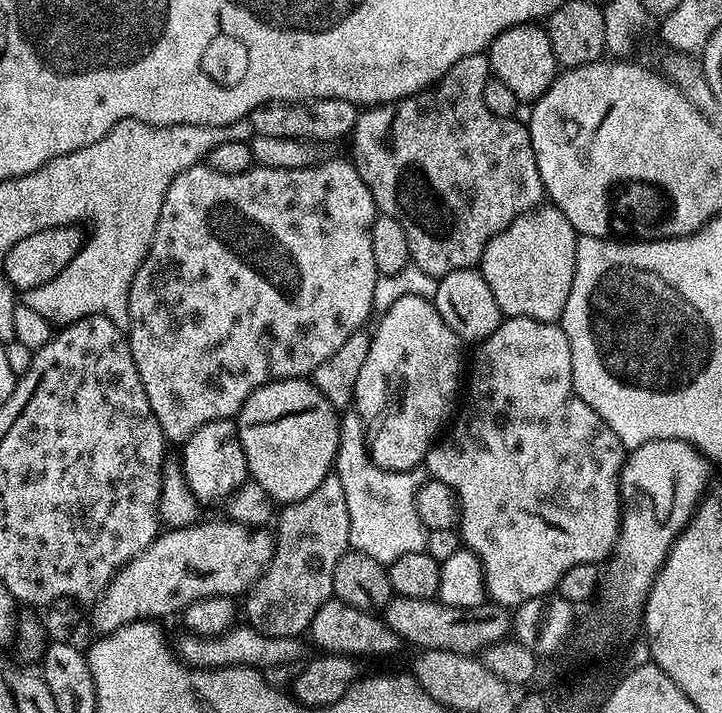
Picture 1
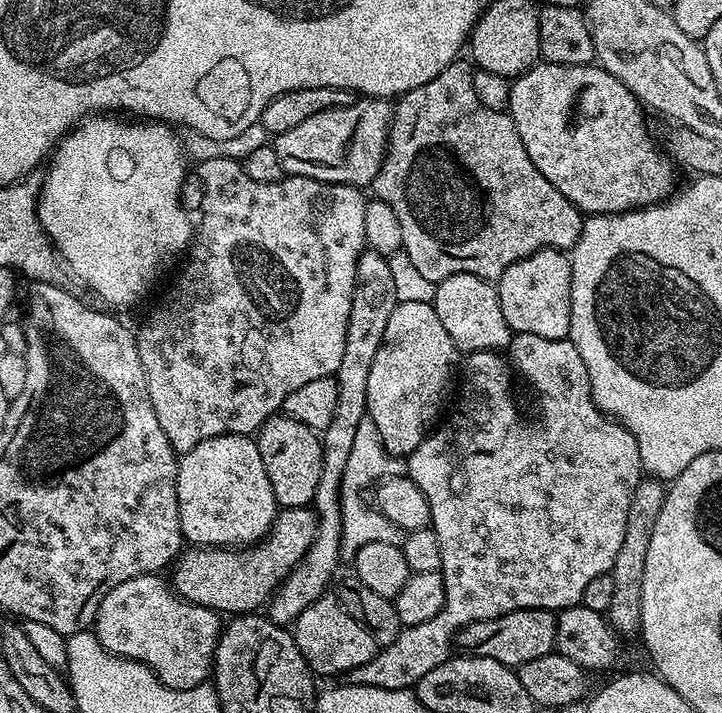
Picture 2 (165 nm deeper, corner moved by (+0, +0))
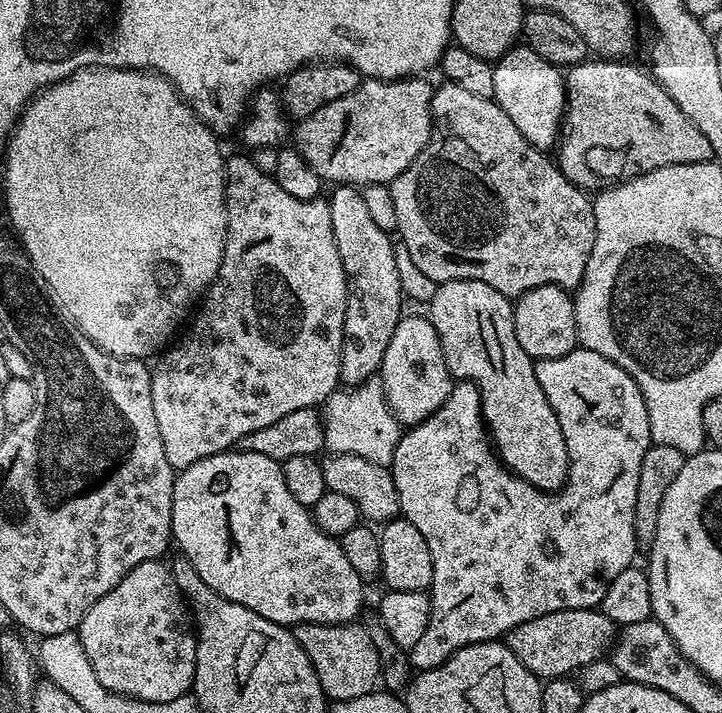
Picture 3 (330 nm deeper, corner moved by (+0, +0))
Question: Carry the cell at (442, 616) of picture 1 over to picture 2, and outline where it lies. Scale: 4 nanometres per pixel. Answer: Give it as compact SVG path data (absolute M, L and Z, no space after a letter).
M519 608L510 614L498 618L488 618L482 622L470 622L470 626L461 628L458 644L470 656L494 658L515 670L521 664L534 662L534 658L549 656L556 646L557 613L547 608Z

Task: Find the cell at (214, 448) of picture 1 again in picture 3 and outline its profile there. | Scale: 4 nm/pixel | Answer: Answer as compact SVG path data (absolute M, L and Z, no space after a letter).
M229 450L214 454L210 458L202 458L188 468L183 469L174 482L172 538L178 552L185 555L186 558L190 558L191 565L198 570L202 582L206 582L206 585L216 590L222 597L229 599L230 602L246 606L247 609L254 611L255 614L262 615L270 622L285 626L295 626L297 624L351 624L361 615L360 607L364 604L365 581L361 580L359 574L354 571L354 566L350 566L339 539L323 532L313 520L311 511L304 508L302 502L297 502L294 494L290 494L290 489L286 487L286 478L284 477L281 461L266 458L266 454Z

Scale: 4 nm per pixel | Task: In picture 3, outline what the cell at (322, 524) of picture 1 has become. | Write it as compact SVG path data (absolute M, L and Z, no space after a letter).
M350 184L333 187L331 191L332 196L327 197L327 202L334 222L334 242L338 242L338 258L342 258L342 270L348 279L340 384L355 386L365 384L379 373L406 297L399 284L393 237L371 220L363 191Z

